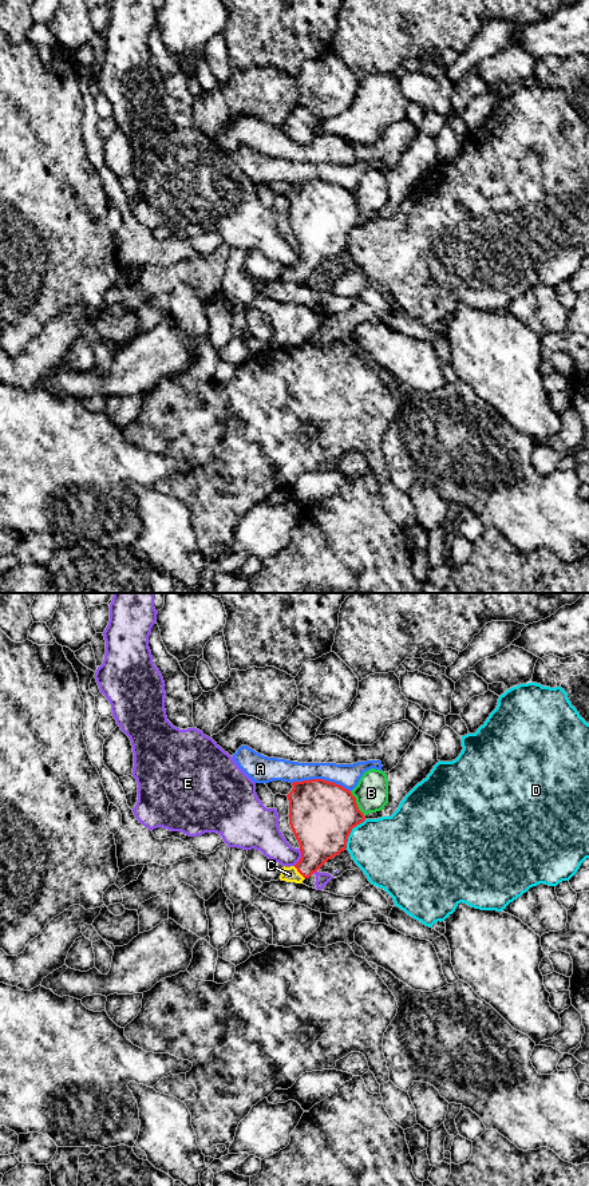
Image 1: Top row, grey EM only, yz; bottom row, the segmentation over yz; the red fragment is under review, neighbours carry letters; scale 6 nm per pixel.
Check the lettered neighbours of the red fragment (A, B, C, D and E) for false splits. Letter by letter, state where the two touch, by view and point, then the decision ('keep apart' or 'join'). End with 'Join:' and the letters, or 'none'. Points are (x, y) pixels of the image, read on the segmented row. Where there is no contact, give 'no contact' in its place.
A: yz (321, 779) | keep apart
B: yz (356, 803) | keep apart
C: yz (299, 872) | join
D: yz (351, 830) | keep apart
E: yz (301, 857) | keep apart
Join: C

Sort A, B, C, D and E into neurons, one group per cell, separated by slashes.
A / B / C / D / E

